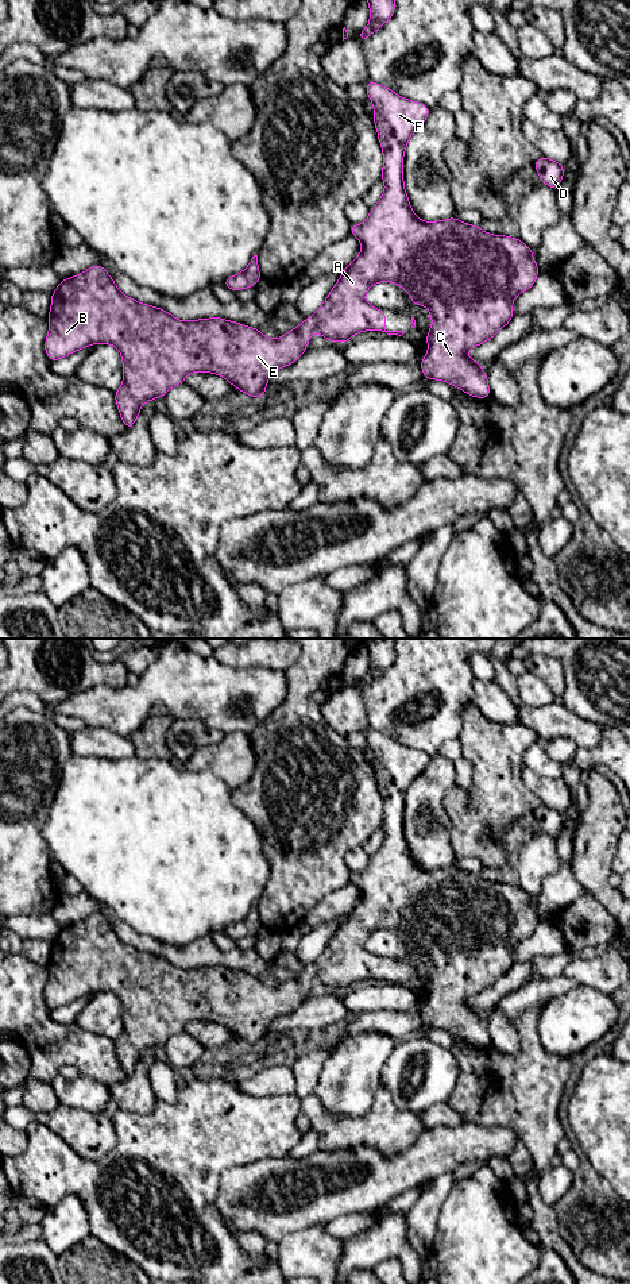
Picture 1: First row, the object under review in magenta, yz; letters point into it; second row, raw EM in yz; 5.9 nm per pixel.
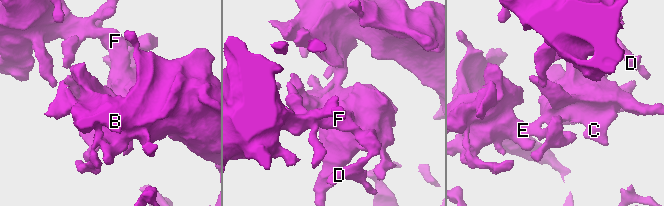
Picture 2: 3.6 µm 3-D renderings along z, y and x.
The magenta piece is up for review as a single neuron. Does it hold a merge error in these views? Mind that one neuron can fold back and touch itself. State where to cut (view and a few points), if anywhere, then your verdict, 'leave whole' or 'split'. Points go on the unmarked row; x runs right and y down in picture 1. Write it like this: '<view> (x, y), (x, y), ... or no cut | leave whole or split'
no cut | leave whole

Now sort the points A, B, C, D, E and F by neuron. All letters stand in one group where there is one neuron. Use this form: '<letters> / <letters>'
A B C D E F

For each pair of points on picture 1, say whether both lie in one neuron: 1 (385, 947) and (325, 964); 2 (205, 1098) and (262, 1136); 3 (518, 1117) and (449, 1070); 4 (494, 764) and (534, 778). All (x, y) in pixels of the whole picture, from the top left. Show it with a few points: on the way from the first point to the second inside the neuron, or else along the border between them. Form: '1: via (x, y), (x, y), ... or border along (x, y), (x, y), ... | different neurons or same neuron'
1: border along (366, 939), (364, 947), (371, 953), (399, 959) | different neurons
2: via (219, 1111), (236, 1129), (248, 1129) | same neuron
3: border along (449, 1049), (459, 1078), (445, 1102) | different neurons
4: border along (522, 763), (521, 778), (540, 799) | different neurons

